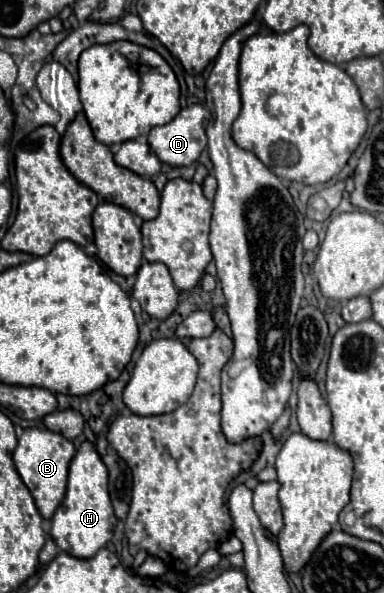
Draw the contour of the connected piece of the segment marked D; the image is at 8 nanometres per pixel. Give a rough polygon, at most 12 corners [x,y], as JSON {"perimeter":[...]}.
{"perimeter":[[194,104],[154,126],[148,144],[172,167],[206,148],[208,108]]}

